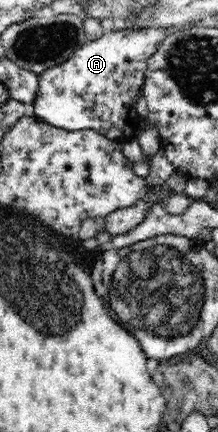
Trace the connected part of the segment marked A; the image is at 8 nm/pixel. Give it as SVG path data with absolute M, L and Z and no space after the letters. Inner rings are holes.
M186 26L104 32L100 38L83 44L66 62L40 73L40 88L30 113L67 131L98 131L113 142L138 138L141 121L134 108L145 83L148 60L166 36L182 28Z

